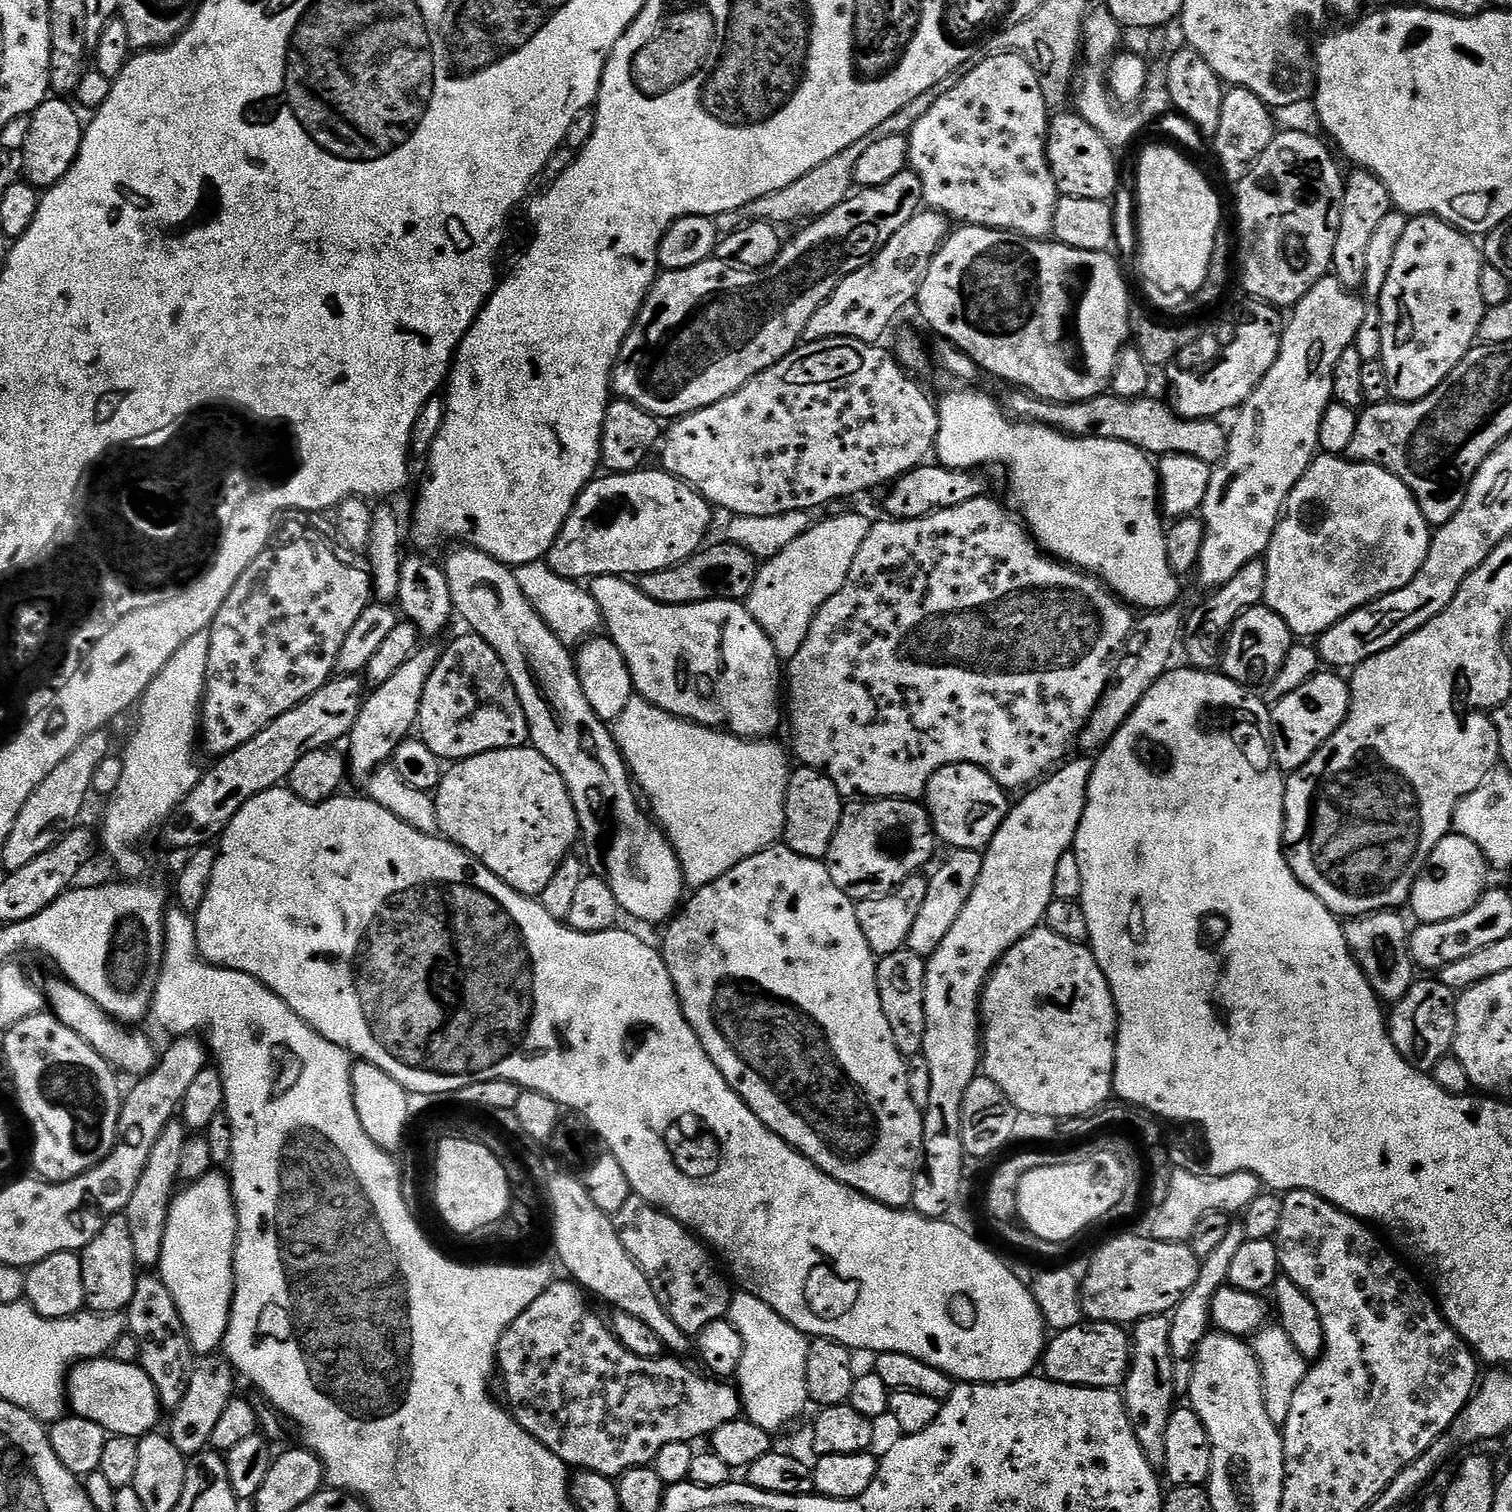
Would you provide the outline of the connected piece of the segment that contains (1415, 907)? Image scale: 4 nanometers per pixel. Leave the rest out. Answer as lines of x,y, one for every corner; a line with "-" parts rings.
1450,834
1434,846
1430,858
1426,858
1423,870
1416,876
1410,897
1410,909
1421,924
1446,922
1466,914
1484,897
1489,887
1490,869
1484,861
1482,850
1470,842
1470,838
1462,838

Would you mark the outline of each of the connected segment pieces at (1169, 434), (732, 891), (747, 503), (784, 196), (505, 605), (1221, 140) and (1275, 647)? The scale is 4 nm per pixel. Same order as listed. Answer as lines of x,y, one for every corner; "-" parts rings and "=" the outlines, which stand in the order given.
1023,390
1009,392
1012,393
1002,400
1009,417
1030,424
1045,424
1047,428
1063,432
1066,436
1117,440
1139,448
1152,458
1189,455
1190,458
1198,458
1211,466
1219,464
1228,452
1228,432
1220,429
1219,419
1185,420
1171,403
1163,404
1160,400
1151,400
1151,395
1148,394
1133,400
1105,394
1073,404
1055,404
1052,400
1031,396
=
783,842
738,862
738,866
722,874
722,878
695,889
691,895
683,901
675,919
663,929
662,955
670,970
686,1022
690,1022
694,1034
698,1034
698,1042
702,1042
702,1050
706,1050
710,1062
718,1066
722,1078
726,1078
742,1102
750,1106
753,1114
768,1129
830,1174
830,1178
850,1186
863,1196
869,1196
871,1200
877,1200
879,1204
885,1204
887,1208
907,1209
912,1203
914,1182
924,1158
924,1114
918,1106
914,1106
914,1098
910,1098
908,1060
898,1046
894,1046
894,1033
890,1031
890,1022
886,1022
886,1013
882,1011
876,977
878,957
870,950
870,942
866,942
862,926
858,926
856,901
834,886
834,878
830,878
830,870
824,860
806,858
790,850
=
831,336
813,344
801,343
786,358
782,358
774,366
770,366
762,374
750,378
742,390
730,394
730,398
722,398
722,402
714,402
714,406
706,406
702,410
692,412
688,416
679,417
667,425
662,436
662,447
659,449
663,471
679,480
685,480
693,490
699,492
709,504
717,509
725,508
732,516
769,516
770,514
786,514
787,512
808,512
812,508
820,508
831,500
844,500
847,496
856,496
859,492
868,492
879,484
891,485
902,474
920,467
929,459
936,446
940,413
934,400
931,400
909,375
903,364
891,351
888,352
879,343
867,344
849,336
=
931,93
920,94
913,101
902,106
898,113
891,118
886,118
879,126
874,126
865,137
854,142
853,146
848,146
840,151
834,157
822,162
822,165
815,167
814,170
808,171
798,181
791,183
790,186
784,187
782,190
775,191
774,194
763,195
762,198
756,199
752,203
748,203
743,209
734,211
722,211
721,214
714,216
713,222
717,235
725,237
734,233
749,221
762,220
769,224
783,226
788,222
794,222
797,218
806,220
821,216
823,213
828,213
830,209
834,209
846,200
854,186
855,170
857,162
862,158
863,152
867,151
869,146
874,146
875,143
885,138
892,138
901,135
907,135
912,131
913,123
919,117
926,114
932,101
=
471,546
453,548
456,549
449,554
448,561
443,561
442,567
446,582
450,582
450,598
455,615
459,619
461,616
472,627
469,629
482,637
498,654
502,666
506,666
512,689
516,691
526,714
531,747
539,750
566,782
580,823
582,844
588,847
587,867
603,878
610,890
614,890
621,913
628,915
629,912
634,919
641,920
644,924
663,925
671,921
677,915
686,892
676,851
668,837
650,819
649,813
640,809
640,804
636,801
634,781
628,765
624,763
624,755
616,744
615,735
610,731
609,725
600,720
598,714
594,714
590,702
586,702
586,694
582,694
576,662
569,645
560,641
550,630
550,626
542,622
541,609
535,608
528,601
519,578
512,573
515,571
509,565
498,562
490,554
=
1229,87
1224,93
1222,102
1222,119
1218,122
1218,134
1214,137
1216,144
1216,156
1220,159
1220,168
1224,176
1231,182
1239,182
1247,172
1252,169
1252,164
1258,162
1258,158
1270,146
1270,142
1276,136
1278,125
1272,121
1273,109
1245,88
=
1267,606
1246,610
1234,622
1224,646
1222,671
1224,675
1245,686
1267,685
1279,673
1287,654
1294,645
1292,632
1278,613

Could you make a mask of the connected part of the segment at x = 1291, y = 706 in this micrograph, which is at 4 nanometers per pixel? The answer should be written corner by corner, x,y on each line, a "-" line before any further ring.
1320,670
1292,693
1286,694
1276,704
1271,705
1272,756
1276,765
1285,773
1291,774
1302,767
1348,717
1352,693
1349,681
1340,676
1343,675
1332,670

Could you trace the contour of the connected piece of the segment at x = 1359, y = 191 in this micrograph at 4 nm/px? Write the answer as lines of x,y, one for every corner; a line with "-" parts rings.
1352,170
1352,173
1347,173
1342,194
1342,214
1338,226
1338,238
1334,242
1334,258
1332,259
1334,275
1342,287
1349,290
1363,289
1366,278
1366,253
1370,247
1370,237
1374,234
1374,230
1378,230
1382,218
1386,218
1386,214
1393,211
1393,208
1394,205
1386,186
1376,175
1363,170

